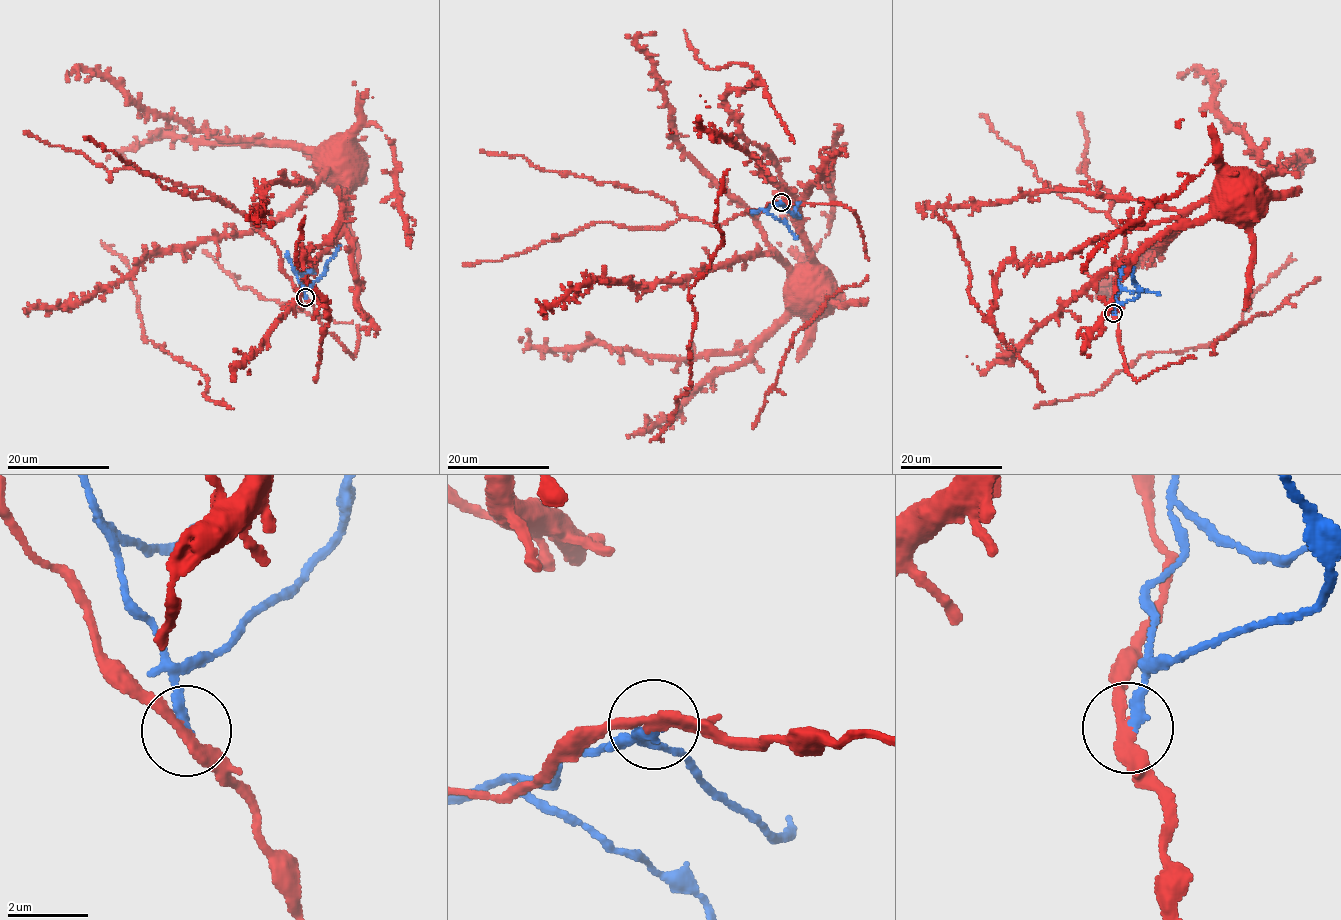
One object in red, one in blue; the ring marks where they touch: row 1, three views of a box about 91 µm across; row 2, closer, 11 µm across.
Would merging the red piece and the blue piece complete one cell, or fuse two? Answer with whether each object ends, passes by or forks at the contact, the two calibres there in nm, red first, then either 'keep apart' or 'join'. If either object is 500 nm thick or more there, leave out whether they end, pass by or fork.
red passes by; blue ends; calibres 280 and 260 nm; keep apart

